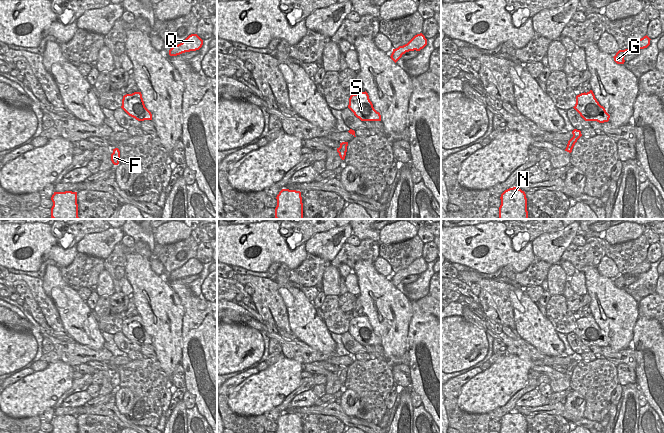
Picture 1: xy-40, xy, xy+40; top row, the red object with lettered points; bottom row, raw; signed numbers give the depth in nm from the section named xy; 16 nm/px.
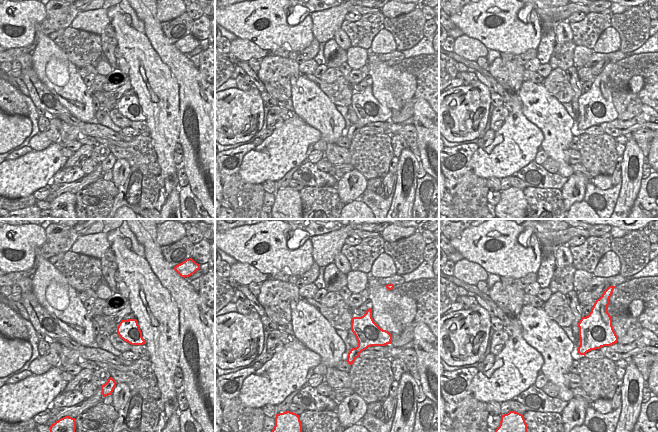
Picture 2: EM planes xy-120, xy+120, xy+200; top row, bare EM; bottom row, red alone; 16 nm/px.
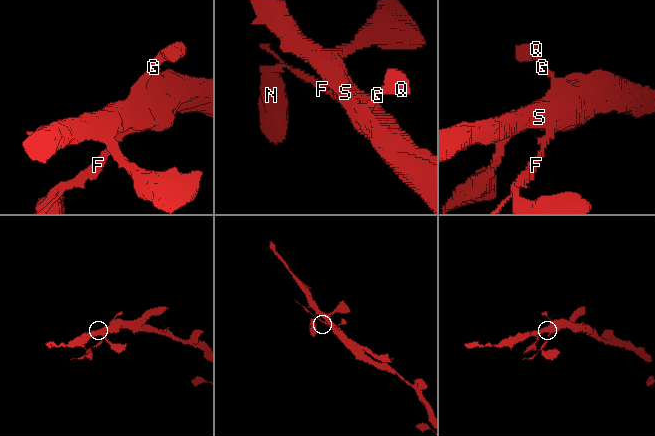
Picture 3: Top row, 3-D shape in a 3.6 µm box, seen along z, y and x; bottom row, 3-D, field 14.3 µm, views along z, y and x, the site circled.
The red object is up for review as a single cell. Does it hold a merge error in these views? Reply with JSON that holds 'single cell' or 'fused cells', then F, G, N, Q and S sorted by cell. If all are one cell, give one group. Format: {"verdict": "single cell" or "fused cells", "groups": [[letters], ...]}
{"verdict": "fused cells", "groups": [["F", "N"], ["G", "Q", "S"]]}

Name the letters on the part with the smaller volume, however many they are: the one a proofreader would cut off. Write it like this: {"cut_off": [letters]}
{"cut_off": ["F", "N"]}

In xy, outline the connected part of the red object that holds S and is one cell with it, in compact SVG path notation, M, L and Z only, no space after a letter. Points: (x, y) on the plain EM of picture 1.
M366 315L352 318L348 332L361 345L381 345L381 339L374 333Z

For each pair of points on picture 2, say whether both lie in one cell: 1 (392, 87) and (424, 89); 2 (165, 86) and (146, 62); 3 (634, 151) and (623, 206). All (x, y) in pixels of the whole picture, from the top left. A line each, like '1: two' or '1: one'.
1: two
2: one
3: one

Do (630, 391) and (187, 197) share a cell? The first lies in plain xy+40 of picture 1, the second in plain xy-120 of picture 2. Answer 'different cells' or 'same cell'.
different cells

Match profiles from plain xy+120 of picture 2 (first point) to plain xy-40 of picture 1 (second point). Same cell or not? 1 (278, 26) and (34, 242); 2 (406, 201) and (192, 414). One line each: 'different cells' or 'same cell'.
1: same cell
2: different cells

